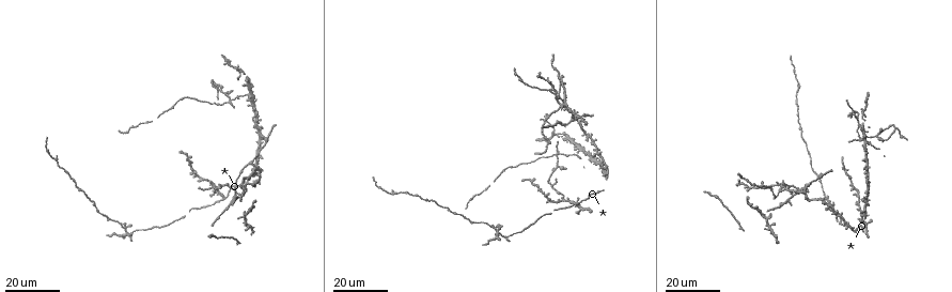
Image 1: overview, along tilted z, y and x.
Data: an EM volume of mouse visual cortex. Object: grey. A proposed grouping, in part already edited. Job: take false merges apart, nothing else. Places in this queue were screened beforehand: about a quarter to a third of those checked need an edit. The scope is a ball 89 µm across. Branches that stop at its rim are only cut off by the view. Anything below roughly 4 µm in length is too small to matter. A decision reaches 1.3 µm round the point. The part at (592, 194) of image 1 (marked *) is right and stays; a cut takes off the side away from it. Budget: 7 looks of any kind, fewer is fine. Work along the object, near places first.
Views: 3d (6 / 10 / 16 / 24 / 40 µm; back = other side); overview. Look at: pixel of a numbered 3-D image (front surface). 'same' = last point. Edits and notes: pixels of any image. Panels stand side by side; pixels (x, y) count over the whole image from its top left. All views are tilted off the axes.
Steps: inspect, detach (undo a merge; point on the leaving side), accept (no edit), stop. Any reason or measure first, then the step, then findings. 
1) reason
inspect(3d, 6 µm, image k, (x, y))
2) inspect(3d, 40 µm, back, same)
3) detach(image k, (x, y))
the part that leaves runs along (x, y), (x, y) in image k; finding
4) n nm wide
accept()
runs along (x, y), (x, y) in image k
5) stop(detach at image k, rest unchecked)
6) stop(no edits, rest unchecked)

looks like a crossing
inspect(3d, 24 µm, image 1, (558, 154))

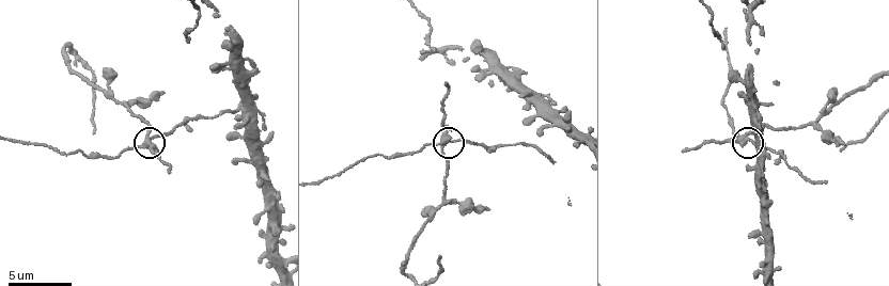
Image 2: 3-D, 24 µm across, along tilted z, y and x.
closer look
inspect(3d, 6 µm, image 2, (146, 133))

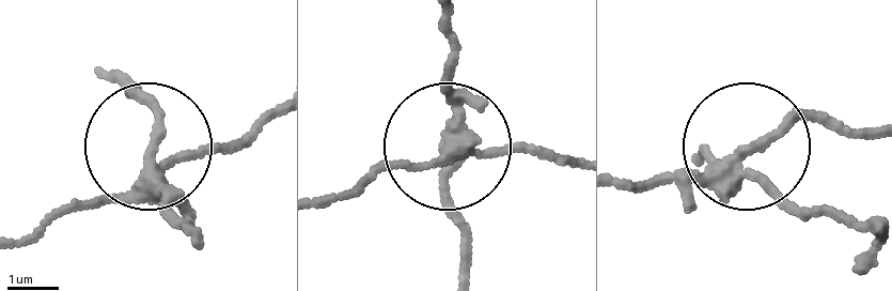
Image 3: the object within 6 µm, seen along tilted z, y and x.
5 arms
detach(image 3, (171, 215))
the part that leaves runs along (151, 181), (151, 121), (121, 73) in image 3; a second neuron is stuck on

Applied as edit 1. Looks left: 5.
calibre changes
inspect(3d, 16 µm, image 1, (248, 223))

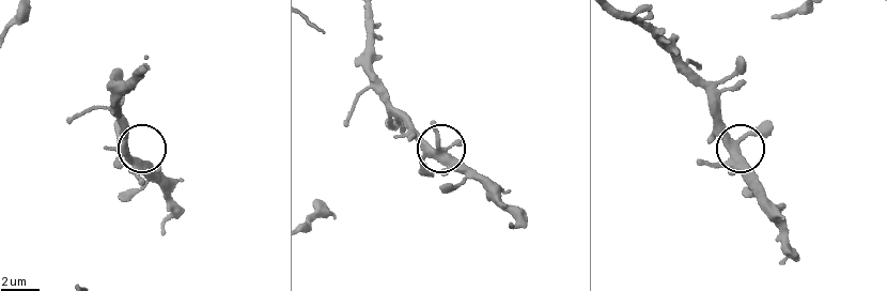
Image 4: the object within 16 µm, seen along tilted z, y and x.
inspect(3d, 6 µm, image 4, (425, 144))

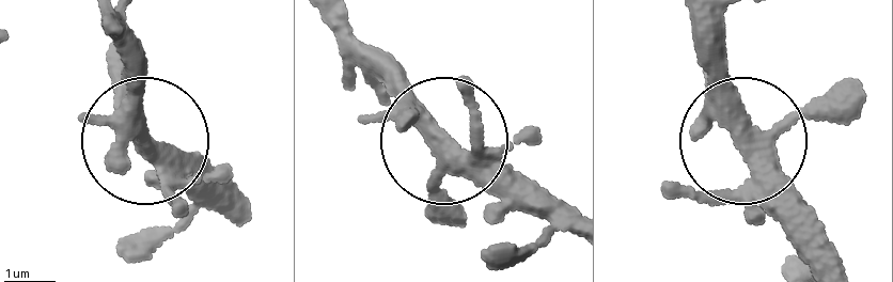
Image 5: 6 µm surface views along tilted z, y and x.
4 arms
accept()
continuous, no second neuron

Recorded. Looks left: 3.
branch point
inspect(3d, 24 µm, image 1, (251, 161))

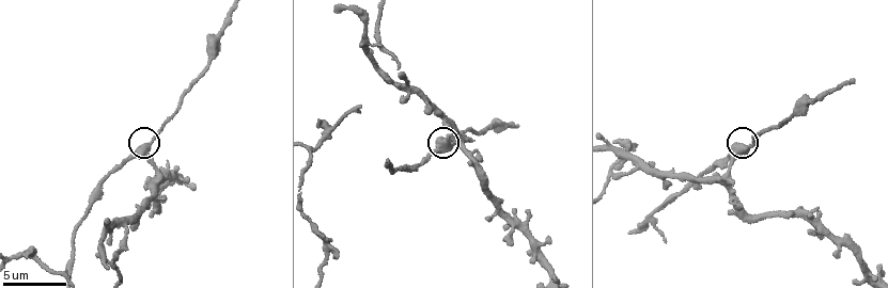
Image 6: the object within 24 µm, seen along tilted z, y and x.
inspect(3d, 10 µm, image 6, (440, 150))

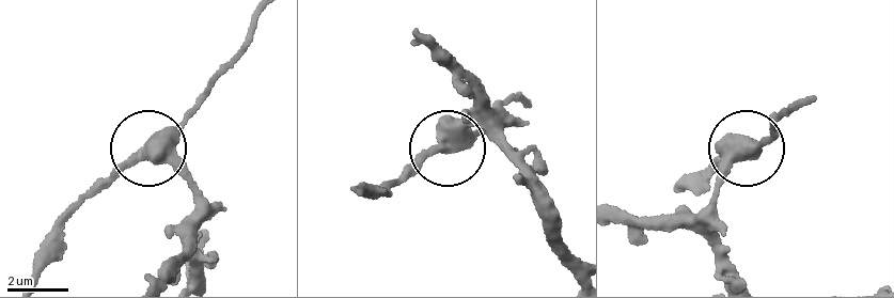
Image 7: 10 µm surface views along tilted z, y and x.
440 nm wide
detach(image 7, (123, 167))
the part that leaves runs along (160, 143), (178, 131), (233, 63), (254, 20) in image 7; a second neuron is stuck on

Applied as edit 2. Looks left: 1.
stop(detach at image 3, detach at image 7, rest unchecked)

